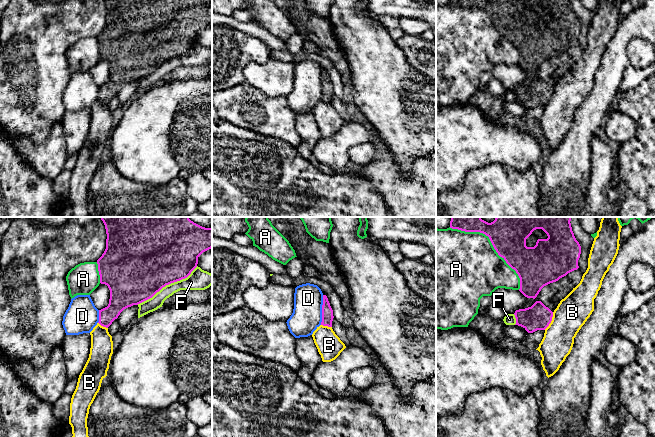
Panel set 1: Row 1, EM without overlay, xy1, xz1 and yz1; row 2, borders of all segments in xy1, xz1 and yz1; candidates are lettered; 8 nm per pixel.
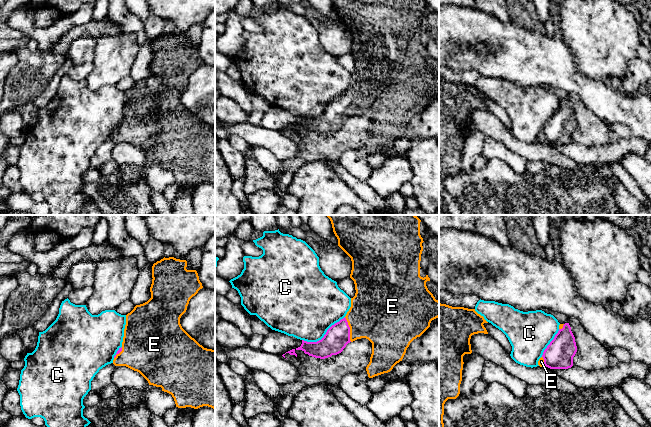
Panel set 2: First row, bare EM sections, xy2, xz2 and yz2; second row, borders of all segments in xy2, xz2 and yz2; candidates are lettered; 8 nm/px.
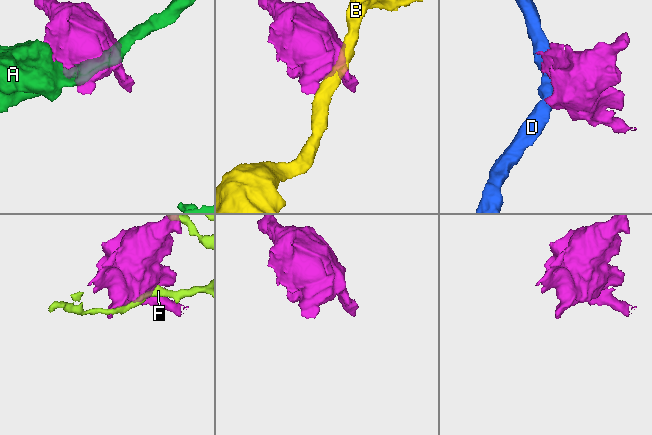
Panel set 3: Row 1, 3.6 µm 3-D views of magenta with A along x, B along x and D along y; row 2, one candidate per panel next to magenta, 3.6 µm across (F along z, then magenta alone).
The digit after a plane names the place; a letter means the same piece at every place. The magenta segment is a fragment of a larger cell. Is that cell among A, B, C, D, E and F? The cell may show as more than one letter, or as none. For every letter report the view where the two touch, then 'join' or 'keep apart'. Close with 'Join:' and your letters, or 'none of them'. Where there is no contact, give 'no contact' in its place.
A: meets magenta in yz1; keep apart
B: meets magenta in yz1; keep apart
C: meets magenta in xz2; keep apart
D: meets magenta in xz1; keep apart
E: meets magenta in xz2; join
F: meets magenta in xy1; keep apart
Join: E

